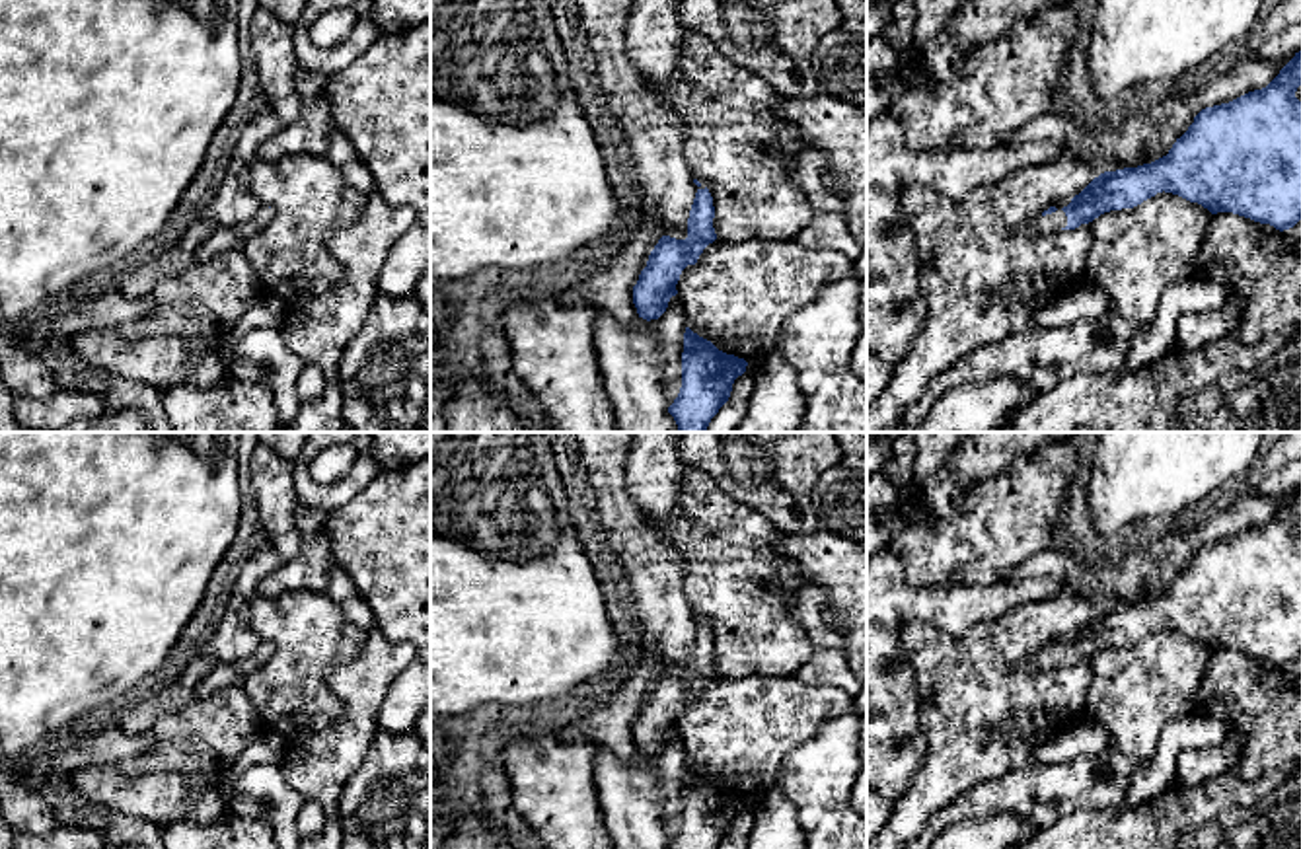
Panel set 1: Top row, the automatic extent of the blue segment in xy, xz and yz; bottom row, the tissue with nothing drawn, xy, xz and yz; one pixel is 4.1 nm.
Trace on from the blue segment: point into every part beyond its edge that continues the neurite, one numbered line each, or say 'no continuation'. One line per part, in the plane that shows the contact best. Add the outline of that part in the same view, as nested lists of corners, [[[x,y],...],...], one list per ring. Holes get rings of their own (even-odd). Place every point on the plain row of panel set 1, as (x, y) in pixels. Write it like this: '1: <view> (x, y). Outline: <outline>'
1: yz (1056, 657). Outline: [[[1061,645],[1052,650],[1040,652],[1019,666],[1021,672],[1046,672],[1067,662],[1067,652]]]

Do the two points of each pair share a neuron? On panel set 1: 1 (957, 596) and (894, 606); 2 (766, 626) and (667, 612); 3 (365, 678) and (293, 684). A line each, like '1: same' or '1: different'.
1: same
2: different
3: different

